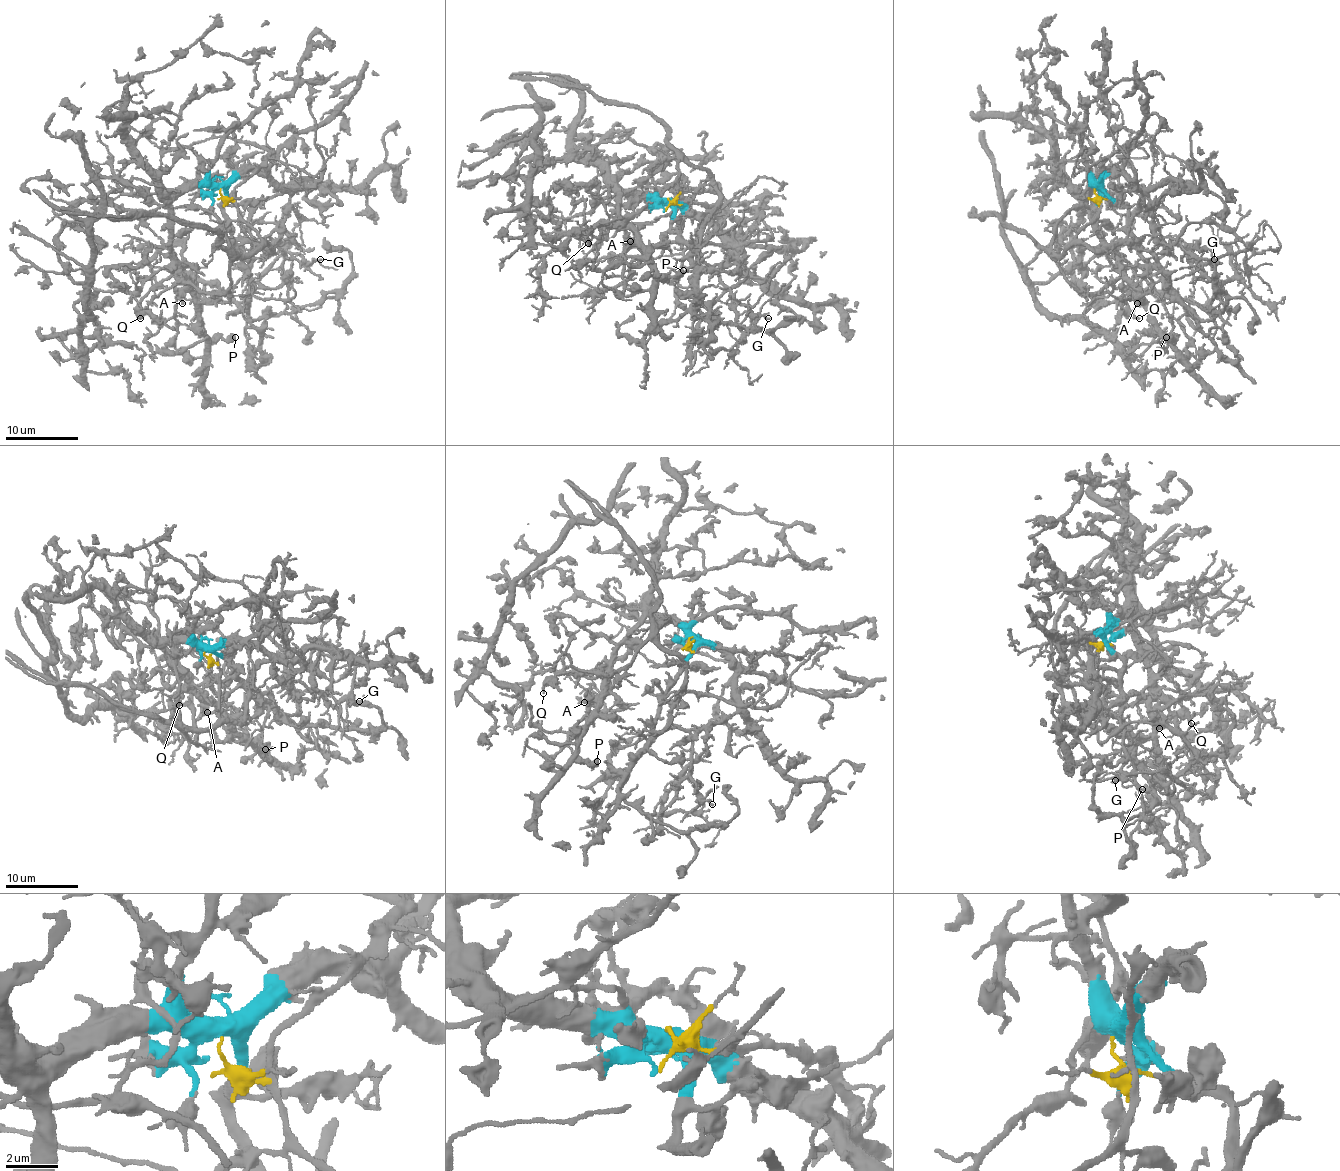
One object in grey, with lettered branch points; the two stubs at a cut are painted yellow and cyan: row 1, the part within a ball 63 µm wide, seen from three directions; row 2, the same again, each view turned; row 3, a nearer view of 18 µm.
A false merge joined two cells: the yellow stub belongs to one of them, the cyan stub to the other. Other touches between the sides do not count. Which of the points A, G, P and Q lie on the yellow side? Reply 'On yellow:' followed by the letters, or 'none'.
On yellow: G

